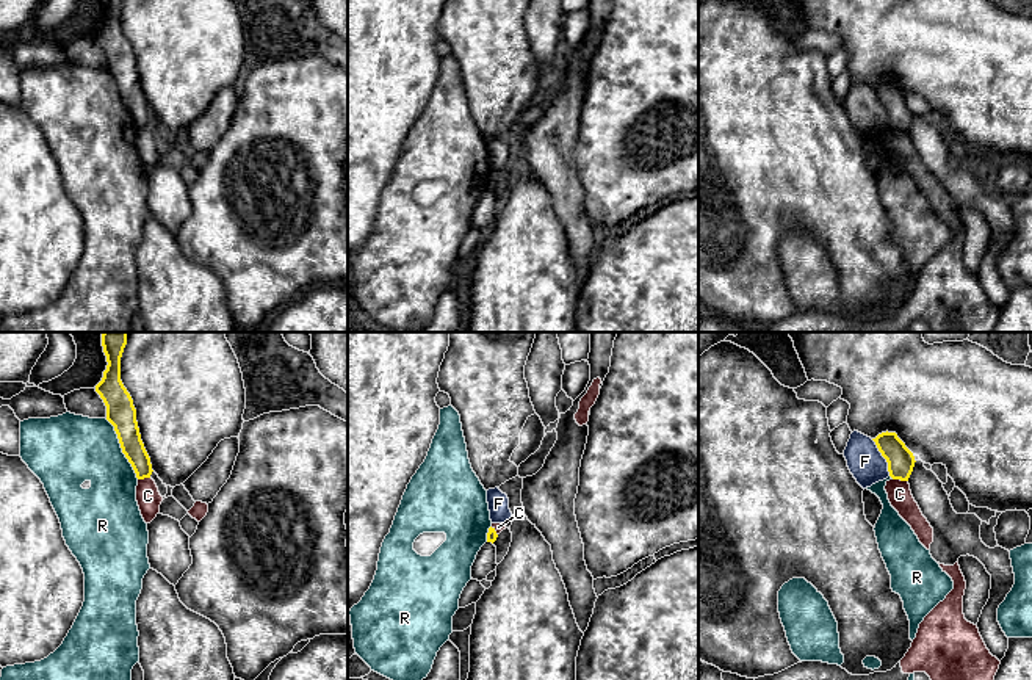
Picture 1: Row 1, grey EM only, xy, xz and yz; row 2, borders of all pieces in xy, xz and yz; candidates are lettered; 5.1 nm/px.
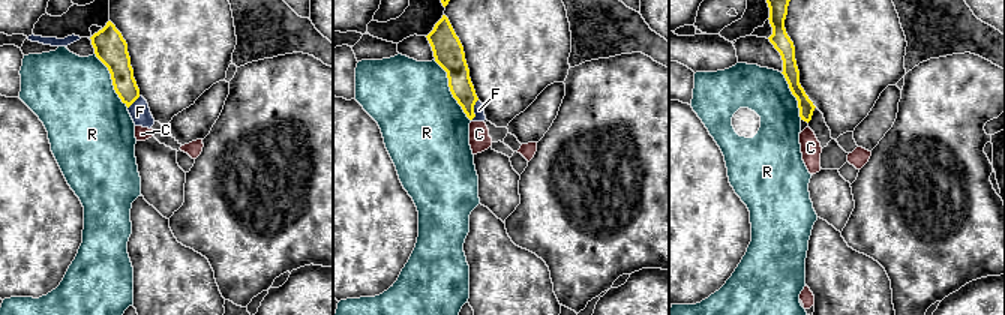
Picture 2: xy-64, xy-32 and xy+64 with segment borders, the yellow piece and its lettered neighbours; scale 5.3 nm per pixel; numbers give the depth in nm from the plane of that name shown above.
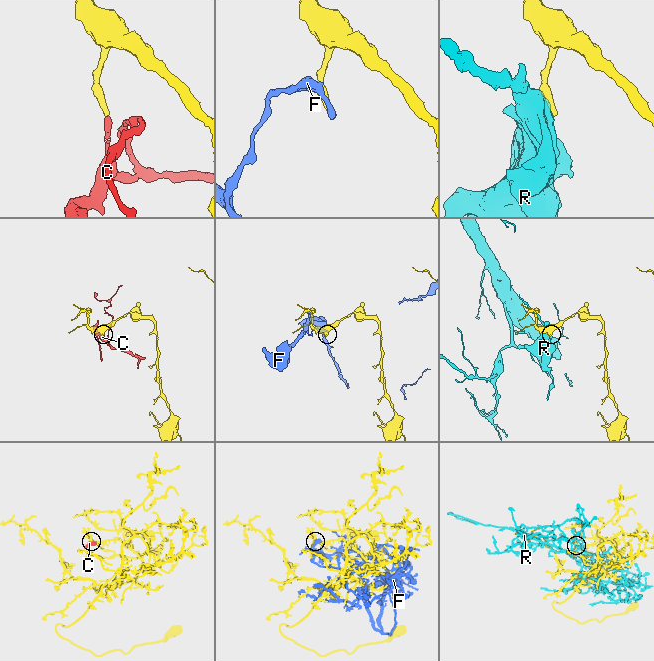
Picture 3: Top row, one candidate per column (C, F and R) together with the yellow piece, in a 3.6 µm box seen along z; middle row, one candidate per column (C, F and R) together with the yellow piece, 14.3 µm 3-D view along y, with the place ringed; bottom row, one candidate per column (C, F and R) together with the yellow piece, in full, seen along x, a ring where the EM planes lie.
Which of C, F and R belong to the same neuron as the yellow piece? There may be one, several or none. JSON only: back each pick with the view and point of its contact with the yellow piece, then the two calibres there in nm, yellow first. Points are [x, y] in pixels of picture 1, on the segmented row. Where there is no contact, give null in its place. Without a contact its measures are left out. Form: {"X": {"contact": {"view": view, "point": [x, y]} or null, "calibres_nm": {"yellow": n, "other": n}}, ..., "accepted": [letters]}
{"accepted": []}

